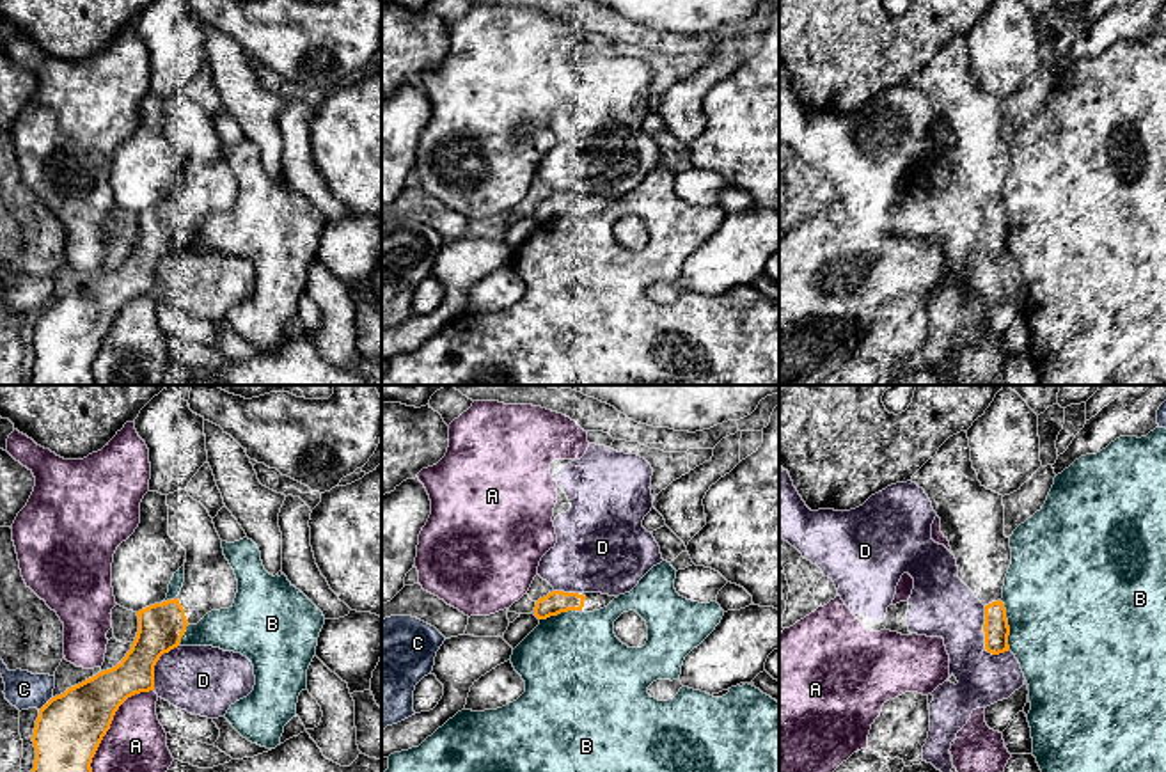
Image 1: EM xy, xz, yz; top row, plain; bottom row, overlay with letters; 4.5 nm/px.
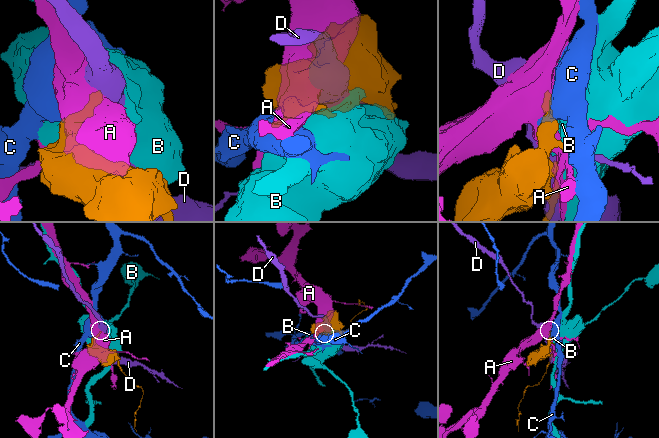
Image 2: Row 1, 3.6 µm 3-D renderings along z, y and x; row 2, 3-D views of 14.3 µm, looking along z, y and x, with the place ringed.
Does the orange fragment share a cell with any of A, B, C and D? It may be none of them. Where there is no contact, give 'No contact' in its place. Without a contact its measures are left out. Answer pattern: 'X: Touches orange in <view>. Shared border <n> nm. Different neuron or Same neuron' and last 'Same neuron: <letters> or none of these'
A: Touches orange in xy. Shared border 500 nm. Different neuron
B: Touches orange in yz. Shared border 240 nm. Different neuron
C: Touches orange in xy. Shared border 90 nm. Different neuron
D: Touches orange in yz. Shared border 240 nm. Different neuron
Same neuron: none of these

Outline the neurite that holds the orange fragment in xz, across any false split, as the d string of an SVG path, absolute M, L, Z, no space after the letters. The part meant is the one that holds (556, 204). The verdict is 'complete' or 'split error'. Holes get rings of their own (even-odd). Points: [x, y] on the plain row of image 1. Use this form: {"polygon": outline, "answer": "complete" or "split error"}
{"polygon": "M552 193L547 199L540 201L534 209L534 218L538 222L547 222L568 213L584 213L593 215L607 209L614 201L602 195L564 195Z", "answer": "split error"}

